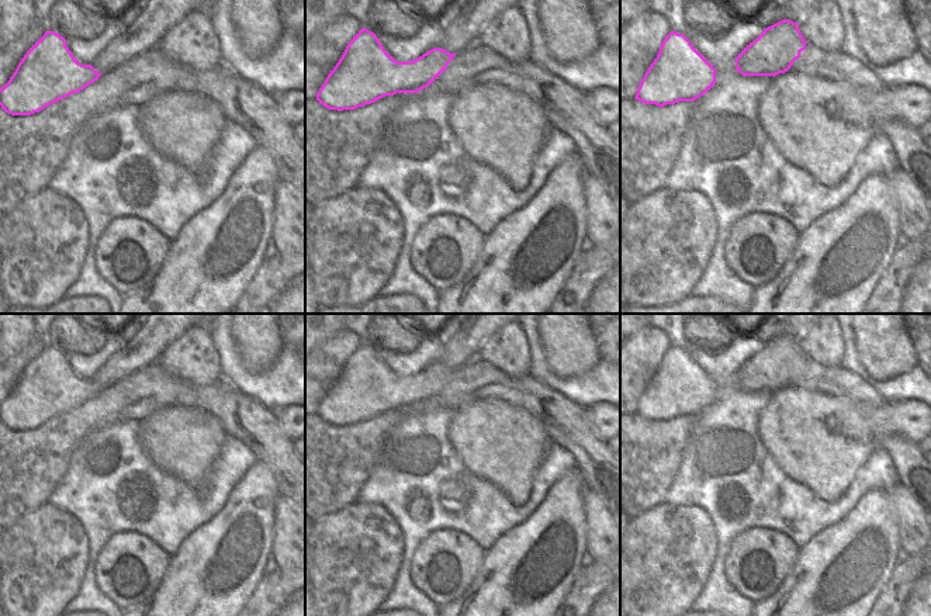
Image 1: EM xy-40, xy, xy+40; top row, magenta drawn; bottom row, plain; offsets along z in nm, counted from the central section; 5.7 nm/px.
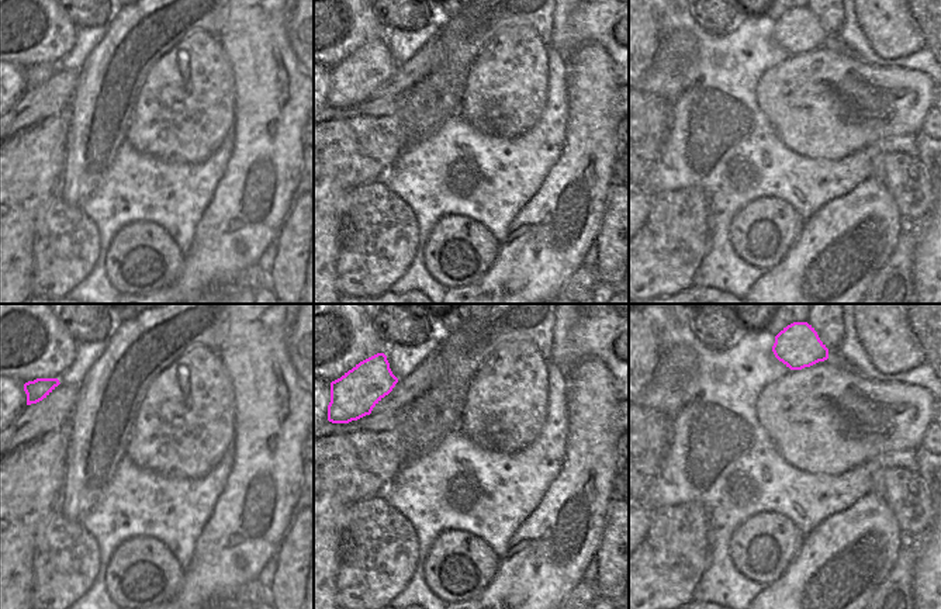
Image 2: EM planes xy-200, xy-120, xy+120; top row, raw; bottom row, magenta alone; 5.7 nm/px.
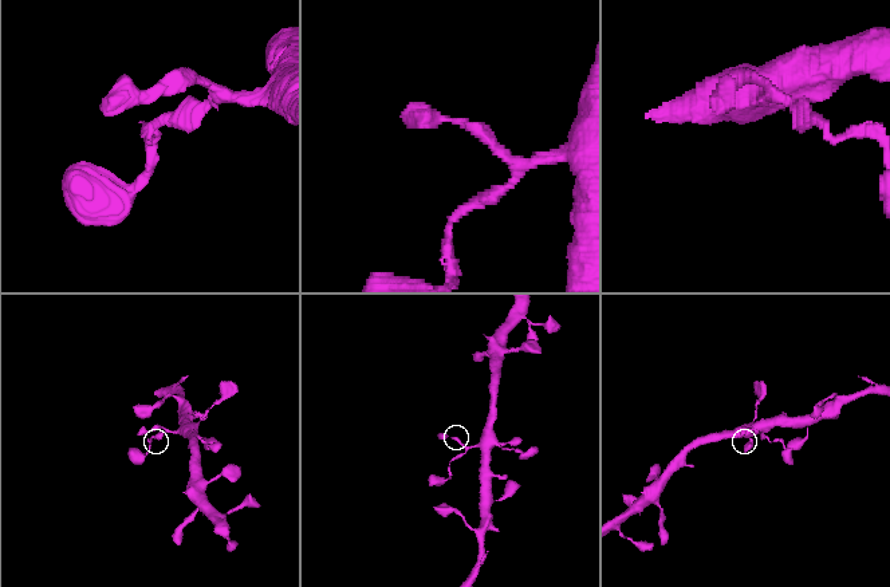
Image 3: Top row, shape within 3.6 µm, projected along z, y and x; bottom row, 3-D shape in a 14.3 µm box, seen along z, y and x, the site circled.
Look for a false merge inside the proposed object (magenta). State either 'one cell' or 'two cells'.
one cell

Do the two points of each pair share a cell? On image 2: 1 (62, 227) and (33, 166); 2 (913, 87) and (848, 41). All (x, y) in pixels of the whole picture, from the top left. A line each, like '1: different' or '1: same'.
1: different
2: different

